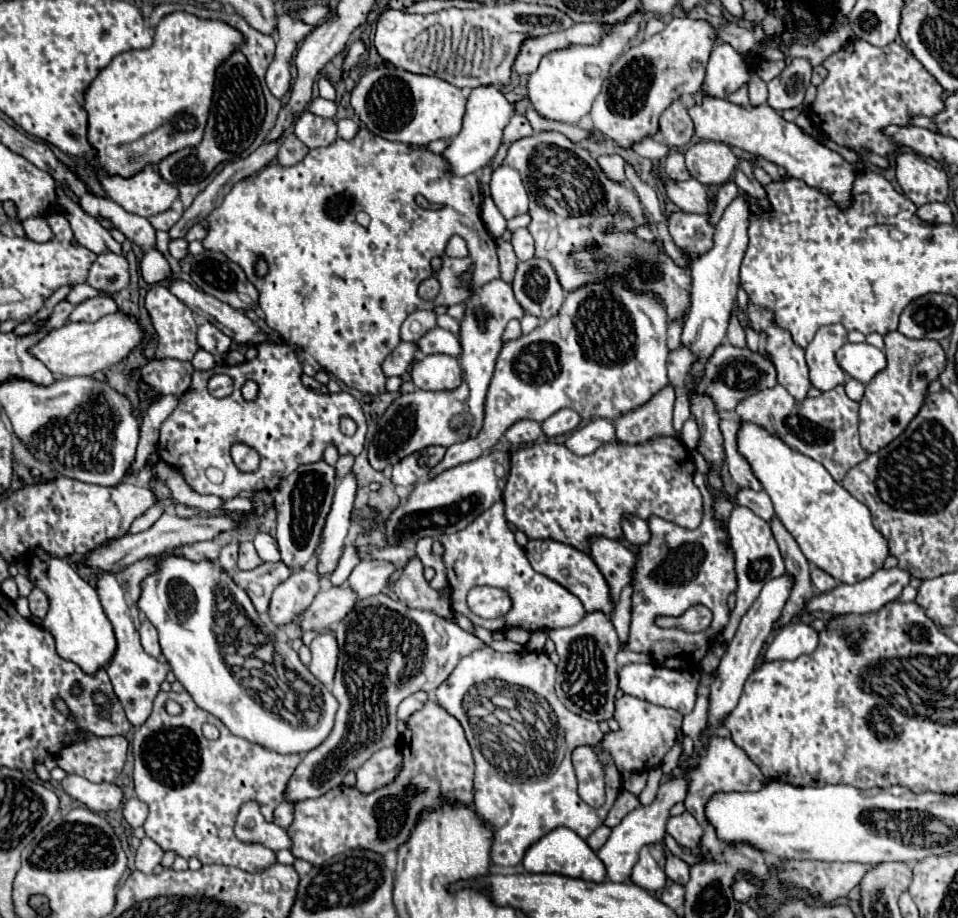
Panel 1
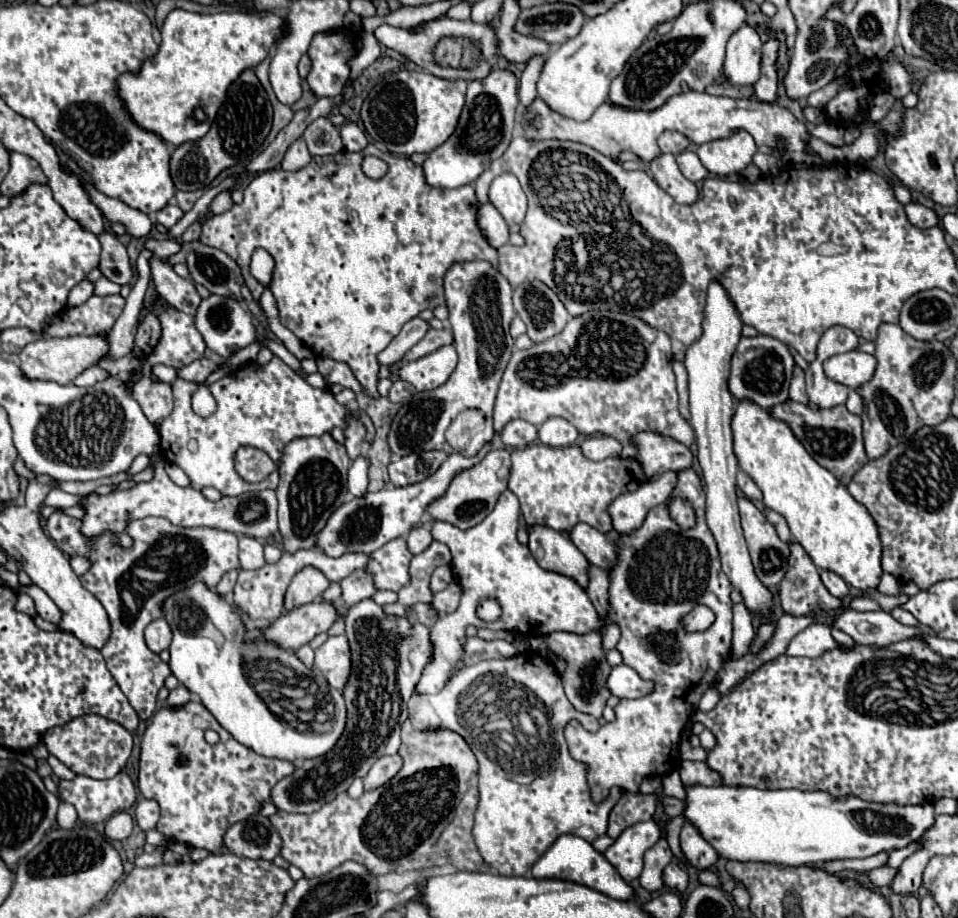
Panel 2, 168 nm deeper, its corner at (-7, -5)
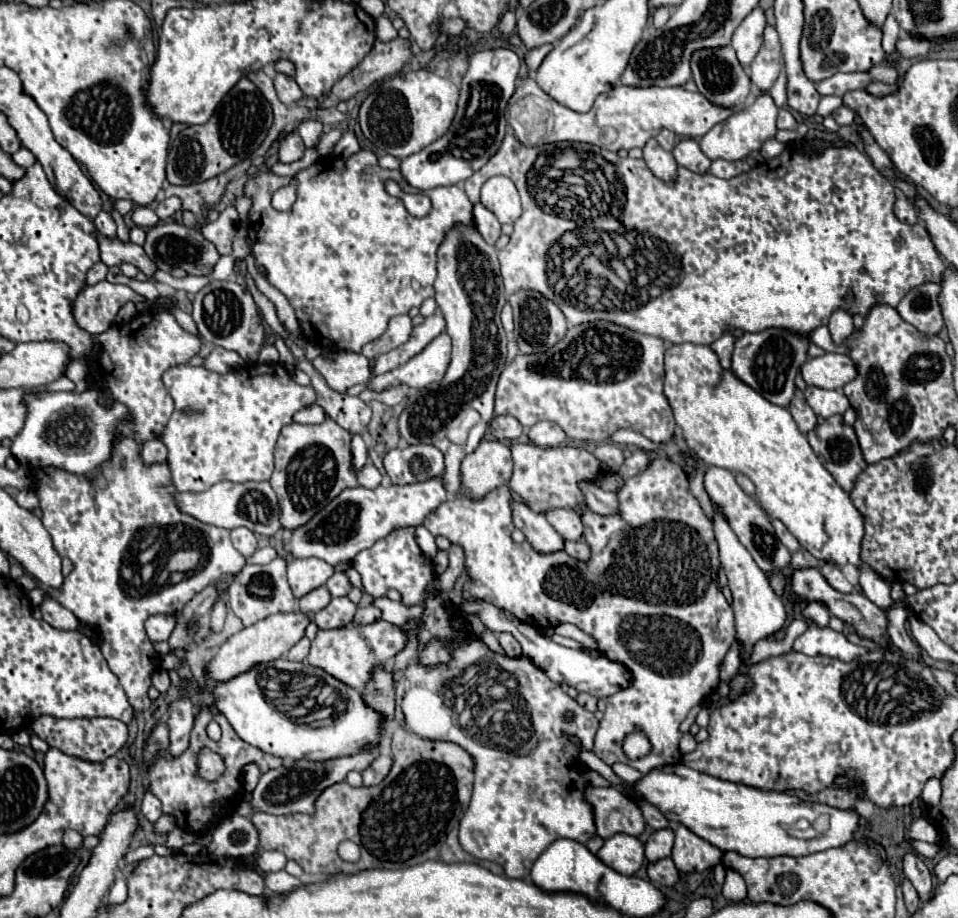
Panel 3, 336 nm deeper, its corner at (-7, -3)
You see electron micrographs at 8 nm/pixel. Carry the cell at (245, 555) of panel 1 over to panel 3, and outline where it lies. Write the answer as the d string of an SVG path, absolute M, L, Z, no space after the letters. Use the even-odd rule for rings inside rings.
M245 527L233 529L233 531L231 531L231 539L233 539L233 547L235 547L245 559L251 557L251 553L257 551L257 539L255 539L255 535L253 535L249 529L245 529Z

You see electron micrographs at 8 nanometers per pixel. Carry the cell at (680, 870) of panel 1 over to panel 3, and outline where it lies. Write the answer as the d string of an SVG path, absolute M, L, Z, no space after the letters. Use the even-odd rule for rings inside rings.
M665 857L657 863L649 863L647 875L653 883L659 883L659 885L665 885L665 887L671 887L679 881L679 871L677 871L673 859L669 859L669 857Z

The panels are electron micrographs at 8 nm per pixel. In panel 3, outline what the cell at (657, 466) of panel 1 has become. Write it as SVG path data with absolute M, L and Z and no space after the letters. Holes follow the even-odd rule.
M513 443L511 455L515 467L509 487L535 513L547 513L547 509L581 509L585 505L585 495L579 483L593 483L603 475L601 461L579 447L539 447L533 443Z

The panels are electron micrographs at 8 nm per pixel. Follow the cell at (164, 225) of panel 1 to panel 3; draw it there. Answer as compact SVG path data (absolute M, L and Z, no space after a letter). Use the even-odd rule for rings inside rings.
M169 197L169 199L165 199L165 201L159 203L159 207L157 207L155 213L159 215L159 219L169 219L169 217L173 217L179 209L181 209L181 199Z

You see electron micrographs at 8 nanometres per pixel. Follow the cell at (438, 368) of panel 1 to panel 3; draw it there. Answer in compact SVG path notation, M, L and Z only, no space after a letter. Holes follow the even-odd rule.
M441 333L419 355L415 355L407 363L399 365L397 369L385 375L375 375L367 385L353 385L351 389L347 389L347 393L359 395L365 387L373 391L383 391L397 383L423 389L429 383L443 379L449 361L451 361L451 337L447 333Z

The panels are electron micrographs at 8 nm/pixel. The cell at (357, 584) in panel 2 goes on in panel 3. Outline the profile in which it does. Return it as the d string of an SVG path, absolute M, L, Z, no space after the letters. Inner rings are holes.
M333 573L333 577L325 585L333 597L345 597L353 589L353 585L351 585L351 581L347 581L345 573Z

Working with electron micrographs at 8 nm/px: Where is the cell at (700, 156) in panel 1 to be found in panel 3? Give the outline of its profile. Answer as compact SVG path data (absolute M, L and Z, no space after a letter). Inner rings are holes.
M761 93L749 107L737 111L735 115L725 119L723 123L717 123L705 137L699 139L699 147L703 149L703 153L711 161L717 161L717 159L725 159L725 161L745 159L751 151L761 149L765 139L771 139L777 133L777 127L775 127L777 113L779 113L779 109L775 107L771 95L769 93Z

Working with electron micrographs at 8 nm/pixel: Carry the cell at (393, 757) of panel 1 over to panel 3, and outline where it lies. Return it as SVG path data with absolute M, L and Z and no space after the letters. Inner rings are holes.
M389 755L377 757L377 759L361 773L361 775L363 775L363 785L365 785L365 787L379 785L379 783L387 777L391 765L393 765L393 757L389 757Z

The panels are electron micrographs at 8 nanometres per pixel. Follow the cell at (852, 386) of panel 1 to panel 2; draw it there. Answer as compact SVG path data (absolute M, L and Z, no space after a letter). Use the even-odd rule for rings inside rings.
M855 389L849 391L849 399L847 399L845 407L847 407L851 413L855 413L855 415L861 415L861 413L863 413L863 399L859 399L859 393L857 393Z

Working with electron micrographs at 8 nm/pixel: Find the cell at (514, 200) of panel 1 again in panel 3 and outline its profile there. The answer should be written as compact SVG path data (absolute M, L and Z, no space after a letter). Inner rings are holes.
M491 177L481 189L481 203L493 211L501 223L513 223L521 217L519 193L509 177Z

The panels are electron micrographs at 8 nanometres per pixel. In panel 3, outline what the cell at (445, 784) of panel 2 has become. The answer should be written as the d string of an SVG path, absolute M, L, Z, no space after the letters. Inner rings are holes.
M397 727L391 737L393 751L393 767L389 775L377 787L351 787L349 783L335 783L325 789L317 803L313 815L293 813L293 815L269 815L269 813L253 813L251 821L259 831L261 849L277 849L287 859L293 859L301 865L305 873L361 873L363 869L405 869L423 861L443 861L443 863L477 863L493 873L503 873L503 869L491 861L481 861L465 853L459 845L459 821L467 811L473 793L473 769L475 763L471 755L451 743L451 741L431 741L423 739L403 727ZM341 841L353 841L361 849L361 859L357 863L345 863L337 855L337 847Z

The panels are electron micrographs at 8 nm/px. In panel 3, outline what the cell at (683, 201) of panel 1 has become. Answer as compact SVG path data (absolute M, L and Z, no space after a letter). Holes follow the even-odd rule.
M649 139L647 145L643 147L643 159L655 177L667 181L669 185L675 183L677 161L673 159L673 153L665 151L655 139Z

